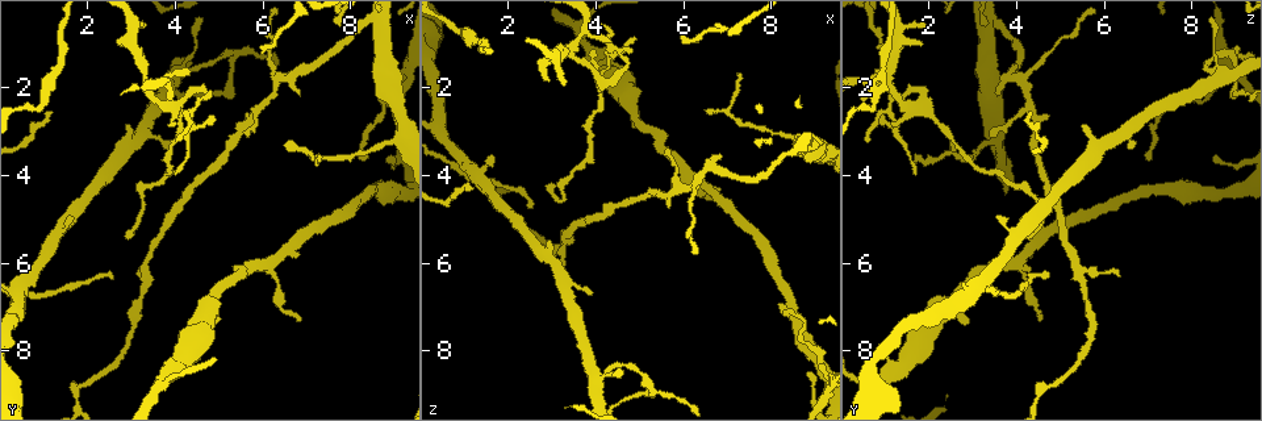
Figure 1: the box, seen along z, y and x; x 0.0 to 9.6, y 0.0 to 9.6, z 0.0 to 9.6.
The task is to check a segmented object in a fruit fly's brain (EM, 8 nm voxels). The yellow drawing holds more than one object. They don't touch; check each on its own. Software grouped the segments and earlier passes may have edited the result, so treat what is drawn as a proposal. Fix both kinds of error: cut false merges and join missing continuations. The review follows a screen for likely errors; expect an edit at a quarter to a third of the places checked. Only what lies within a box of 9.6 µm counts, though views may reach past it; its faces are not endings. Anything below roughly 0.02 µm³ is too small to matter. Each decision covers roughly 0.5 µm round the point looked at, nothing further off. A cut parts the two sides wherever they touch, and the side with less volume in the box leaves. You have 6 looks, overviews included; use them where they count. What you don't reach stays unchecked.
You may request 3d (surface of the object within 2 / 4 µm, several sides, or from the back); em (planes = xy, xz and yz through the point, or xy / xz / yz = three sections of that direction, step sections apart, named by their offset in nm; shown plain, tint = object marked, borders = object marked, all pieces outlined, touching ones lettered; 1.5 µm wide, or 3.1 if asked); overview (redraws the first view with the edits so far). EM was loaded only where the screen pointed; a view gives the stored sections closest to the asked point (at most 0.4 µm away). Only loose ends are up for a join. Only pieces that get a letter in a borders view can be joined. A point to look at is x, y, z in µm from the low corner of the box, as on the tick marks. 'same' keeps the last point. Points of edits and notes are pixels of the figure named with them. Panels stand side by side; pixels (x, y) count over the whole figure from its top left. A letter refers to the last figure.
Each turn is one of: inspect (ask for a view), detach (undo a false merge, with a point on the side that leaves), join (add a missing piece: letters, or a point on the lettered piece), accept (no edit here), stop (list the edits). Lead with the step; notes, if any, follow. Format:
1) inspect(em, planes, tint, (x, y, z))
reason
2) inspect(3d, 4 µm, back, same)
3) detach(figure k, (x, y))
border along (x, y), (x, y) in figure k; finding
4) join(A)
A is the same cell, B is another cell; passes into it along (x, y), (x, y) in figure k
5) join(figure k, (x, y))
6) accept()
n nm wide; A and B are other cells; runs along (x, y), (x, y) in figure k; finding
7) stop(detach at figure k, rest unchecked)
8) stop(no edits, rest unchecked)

inspect(3d, 2 µm, (8.40, 3.65, 7.10))
an open end

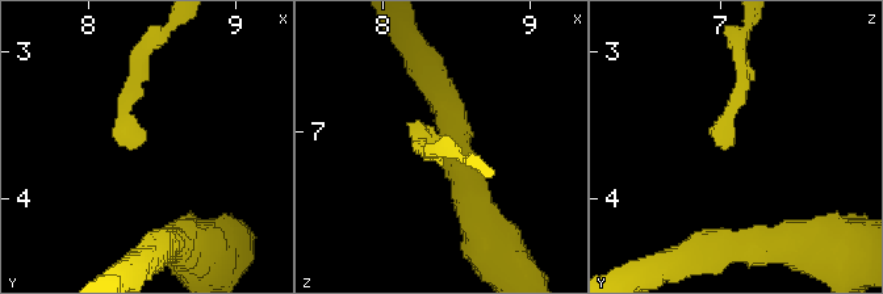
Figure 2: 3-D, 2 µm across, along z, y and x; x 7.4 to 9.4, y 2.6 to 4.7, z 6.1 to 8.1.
inspect(em, planes, borders, (8.38, 3.62, 7.10))

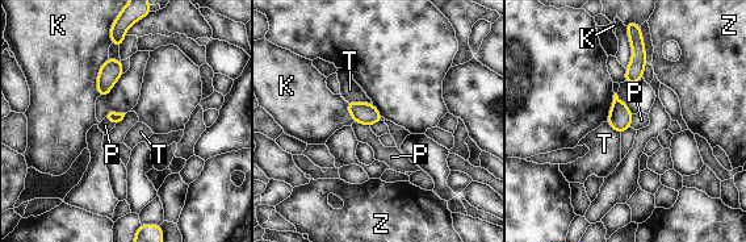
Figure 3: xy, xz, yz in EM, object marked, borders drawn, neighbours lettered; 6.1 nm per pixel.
accept()
K touches over 260 nm; K, P, T and Z are other cells; border along (347, 100), (372, 104) in figure 3; none of them fits

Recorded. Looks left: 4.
inspect(3d, 4 µm, (3.95, 3.30, 6.70))
branch stops here

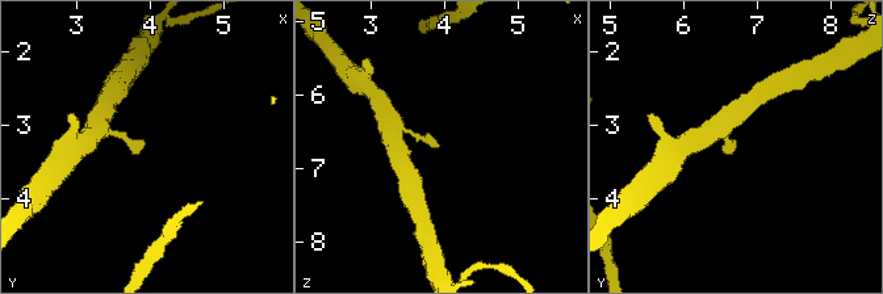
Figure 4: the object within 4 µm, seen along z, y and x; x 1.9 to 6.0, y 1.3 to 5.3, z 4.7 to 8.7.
inspect(em, yz, step 4, tint, (3.95, 3.30, 6.70))

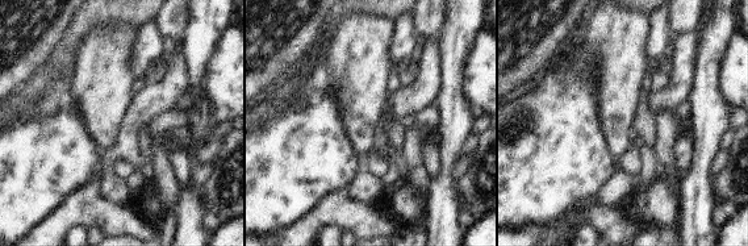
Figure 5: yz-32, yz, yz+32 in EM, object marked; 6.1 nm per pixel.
inspect(em, planes, borders, same)
another direction

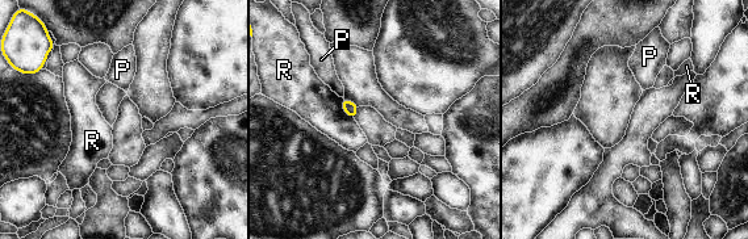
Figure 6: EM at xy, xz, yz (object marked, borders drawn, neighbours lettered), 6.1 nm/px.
accept()
P and R are other cells; border along (341, 97), (343, 110), (354, 120) in figure 6; none of them fits

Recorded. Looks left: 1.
stop(no edits, rest unchecked)

